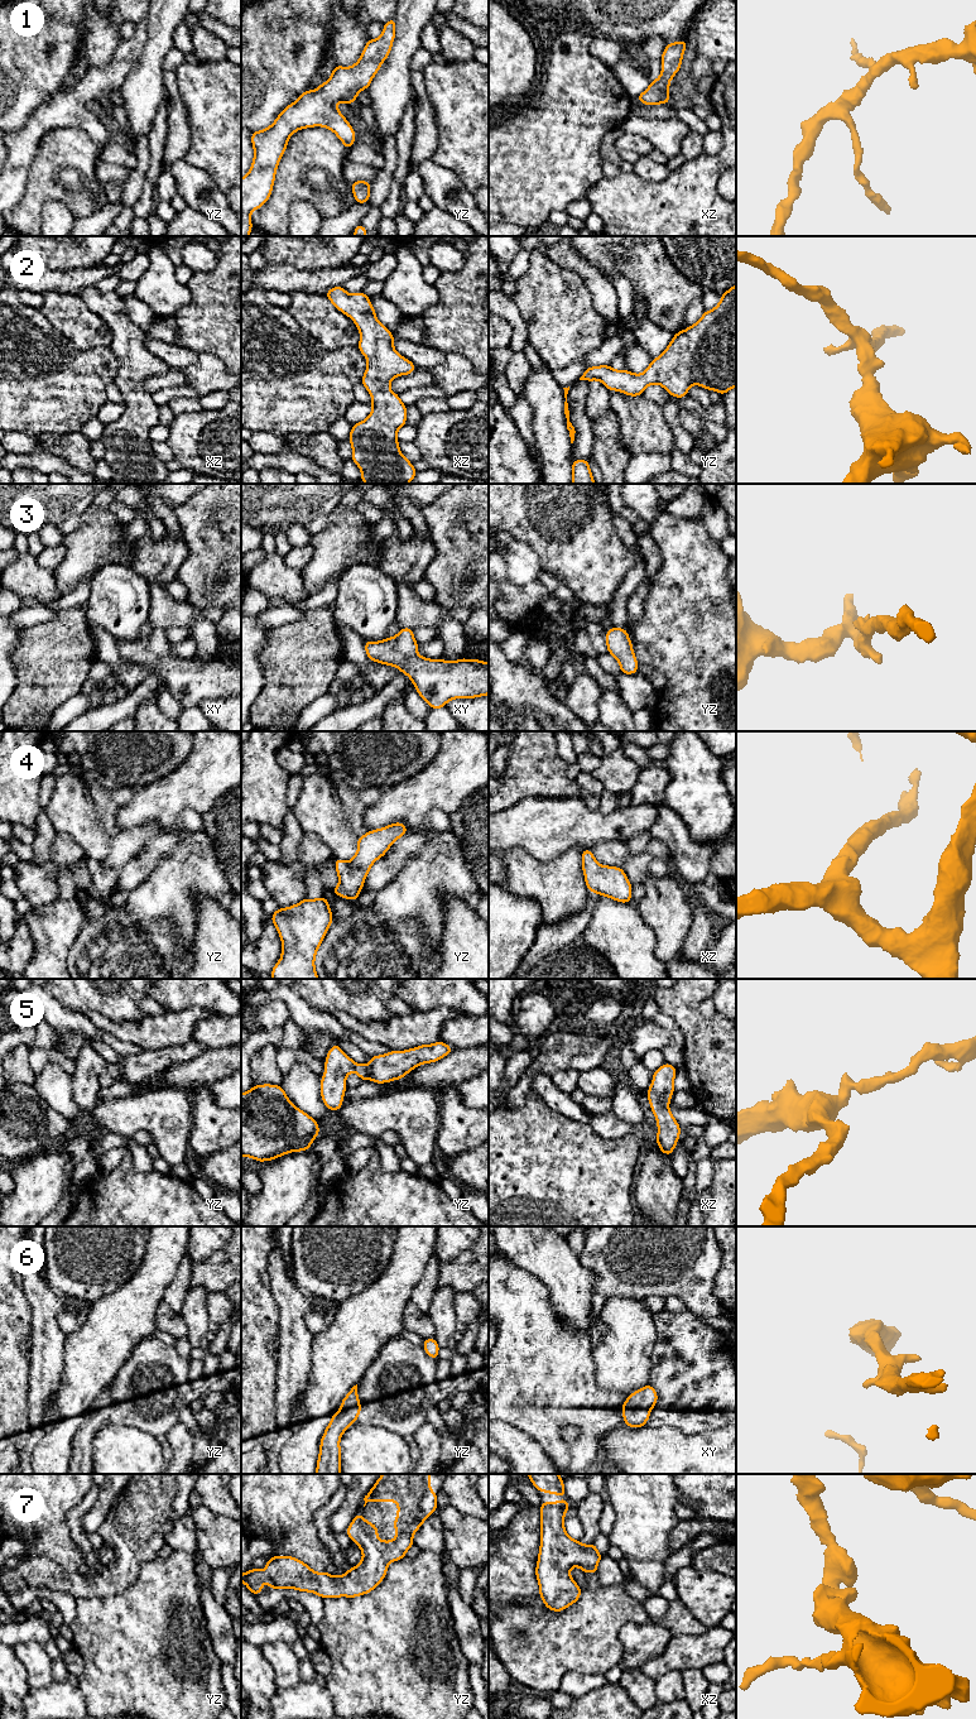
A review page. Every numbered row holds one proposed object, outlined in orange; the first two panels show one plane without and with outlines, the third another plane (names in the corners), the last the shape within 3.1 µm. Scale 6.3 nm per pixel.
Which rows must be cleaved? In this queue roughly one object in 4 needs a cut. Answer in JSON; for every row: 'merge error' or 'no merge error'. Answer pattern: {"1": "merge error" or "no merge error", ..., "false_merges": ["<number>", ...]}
{"1": "no merge error", "2": "no merge error", "3": "no merge error", "4": "no merge error", "5": "no merge error", "6": "merge error", "7": "no merge error", "false_merges": ["6"]}

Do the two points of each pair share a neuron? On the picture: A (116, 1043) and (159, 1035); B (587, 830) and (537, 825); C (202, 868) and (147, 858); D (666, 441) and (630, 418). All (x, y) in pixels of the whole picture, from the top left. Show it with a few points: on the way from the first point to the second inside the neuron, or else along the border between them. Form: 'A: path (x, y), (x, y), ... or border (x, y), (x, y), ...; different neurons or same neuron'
A: border (99, 1028), (121, 1040), (134, 1042), (144, 1050); different neurons
B: path (575, 830), (570, 830), (566, 826), (549, 826); same neuron
C: border (179, 839), (176, 848), (159, 862), (142, 884); different neurons
D: path (657, 437), (639, 422); same neuron

